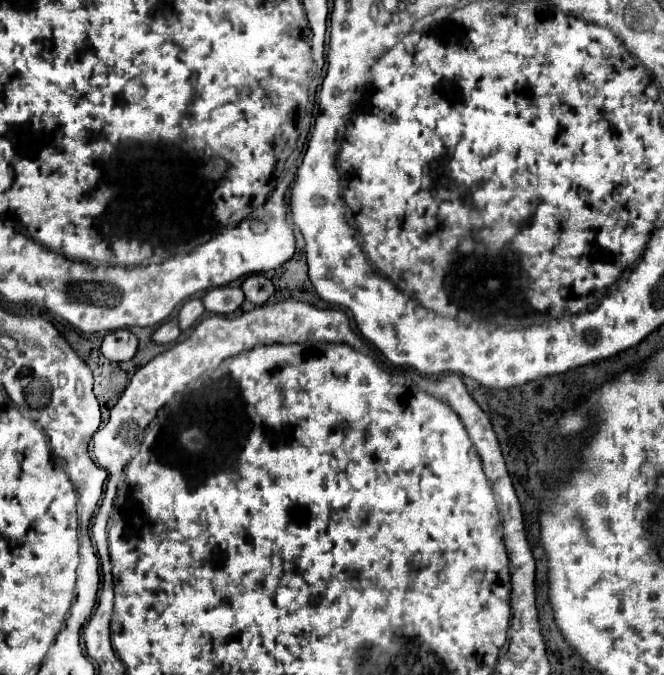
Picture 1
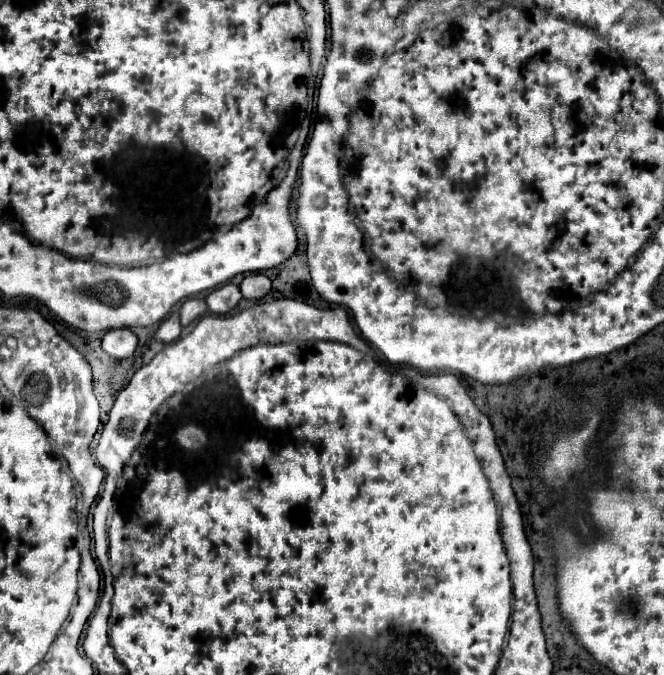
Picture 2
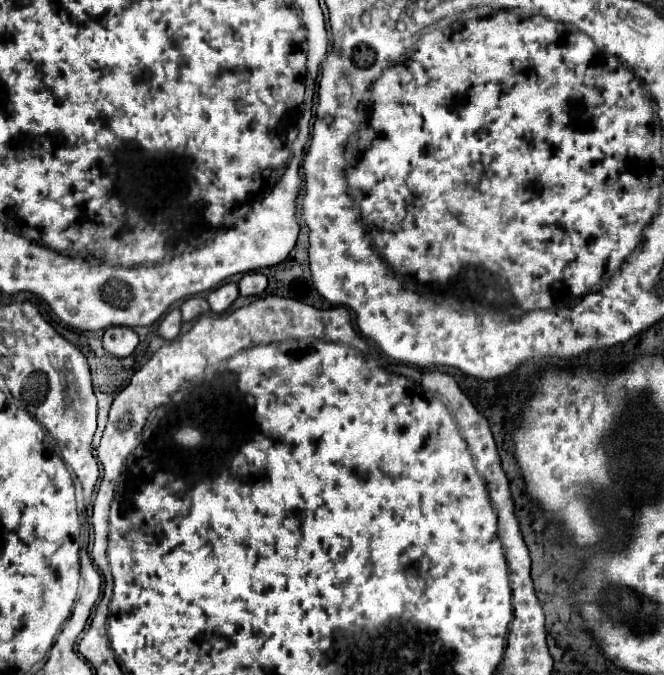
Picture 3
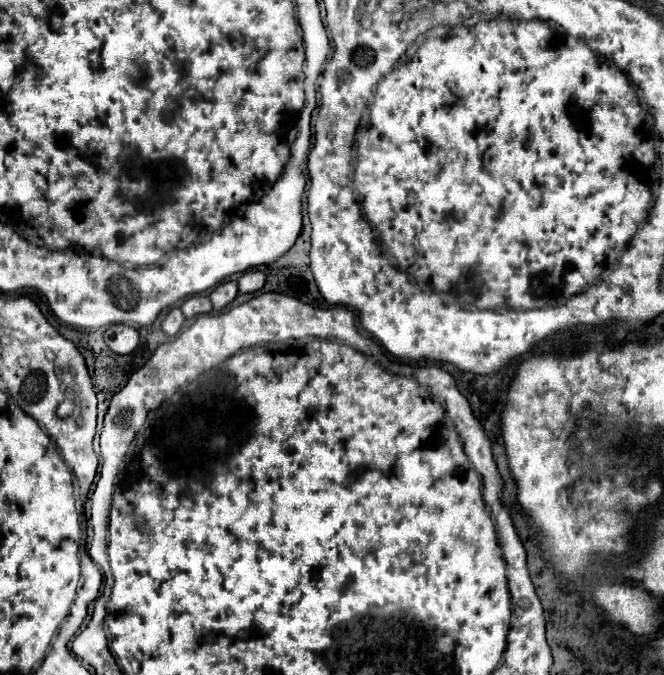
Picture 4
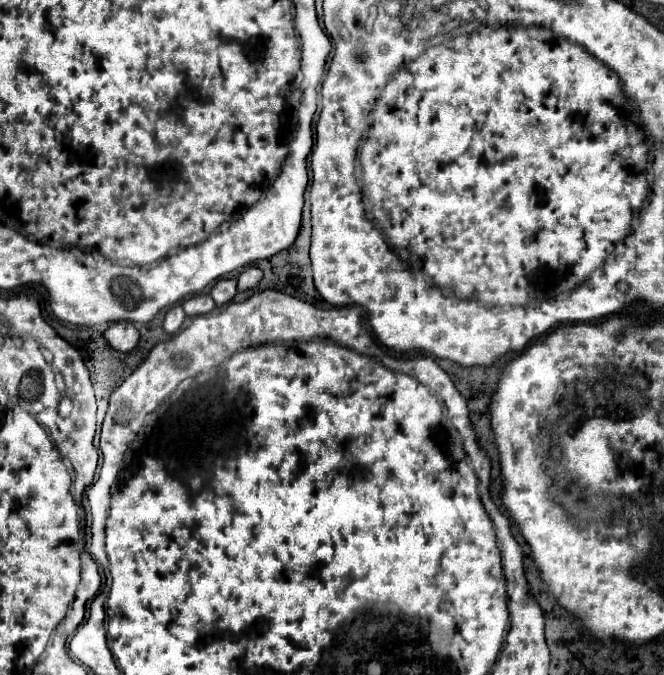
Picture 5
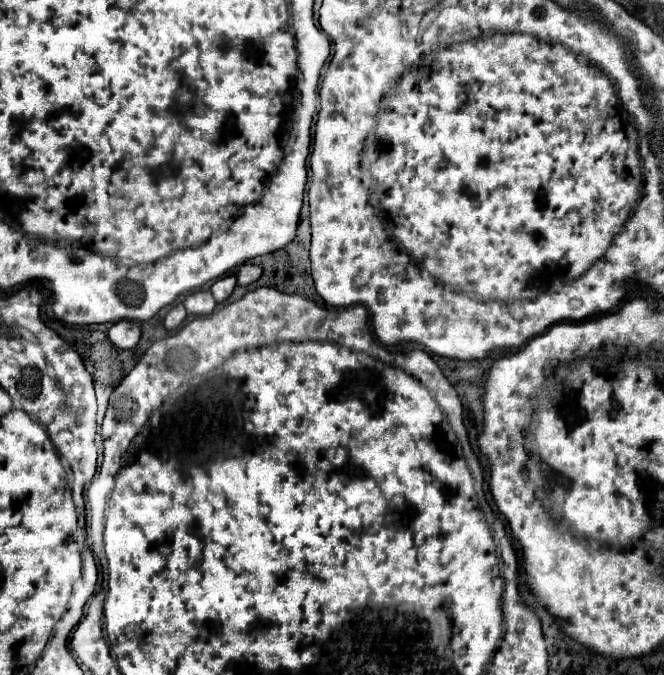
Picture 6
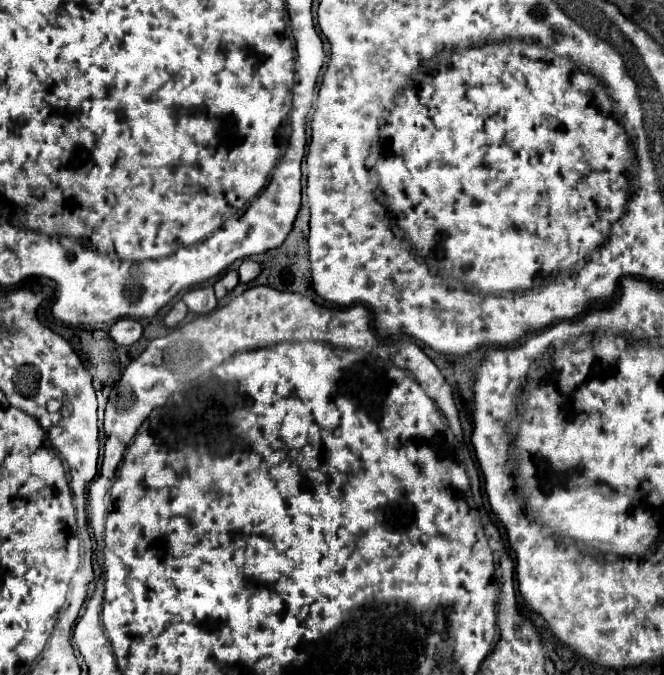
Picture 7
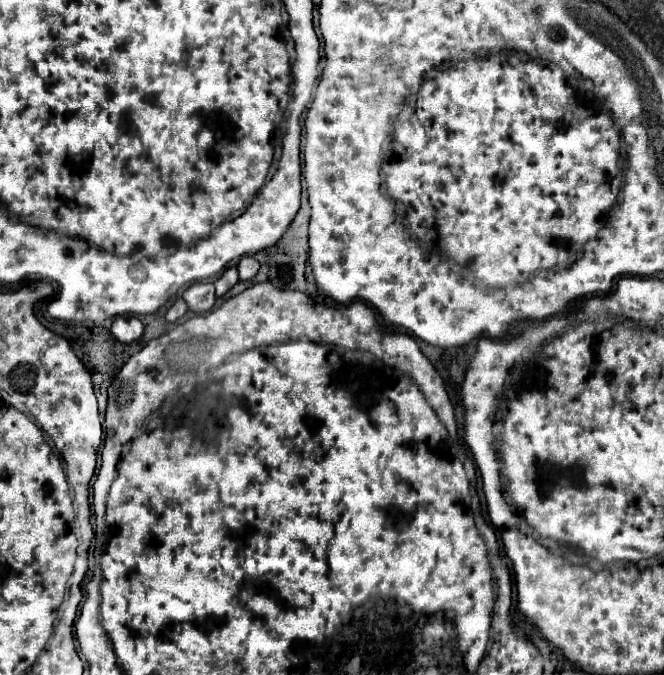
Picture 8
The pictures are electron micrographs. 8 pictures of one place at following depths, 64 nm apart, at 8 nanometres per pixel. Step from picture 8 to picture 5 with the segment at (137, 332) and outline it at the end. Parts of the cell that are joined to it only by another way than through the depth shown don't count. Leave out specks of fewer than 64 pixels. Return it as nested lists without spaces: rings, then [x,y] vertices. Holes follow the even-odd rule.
[[[116,322],[104,332],[106,342],[118,352],[130,352],[138,344],[138,330],[130,322]]]

